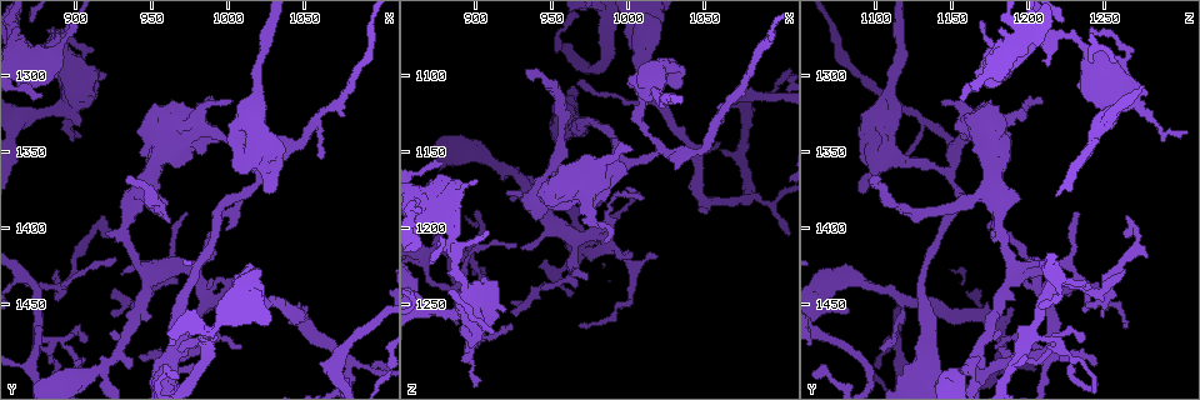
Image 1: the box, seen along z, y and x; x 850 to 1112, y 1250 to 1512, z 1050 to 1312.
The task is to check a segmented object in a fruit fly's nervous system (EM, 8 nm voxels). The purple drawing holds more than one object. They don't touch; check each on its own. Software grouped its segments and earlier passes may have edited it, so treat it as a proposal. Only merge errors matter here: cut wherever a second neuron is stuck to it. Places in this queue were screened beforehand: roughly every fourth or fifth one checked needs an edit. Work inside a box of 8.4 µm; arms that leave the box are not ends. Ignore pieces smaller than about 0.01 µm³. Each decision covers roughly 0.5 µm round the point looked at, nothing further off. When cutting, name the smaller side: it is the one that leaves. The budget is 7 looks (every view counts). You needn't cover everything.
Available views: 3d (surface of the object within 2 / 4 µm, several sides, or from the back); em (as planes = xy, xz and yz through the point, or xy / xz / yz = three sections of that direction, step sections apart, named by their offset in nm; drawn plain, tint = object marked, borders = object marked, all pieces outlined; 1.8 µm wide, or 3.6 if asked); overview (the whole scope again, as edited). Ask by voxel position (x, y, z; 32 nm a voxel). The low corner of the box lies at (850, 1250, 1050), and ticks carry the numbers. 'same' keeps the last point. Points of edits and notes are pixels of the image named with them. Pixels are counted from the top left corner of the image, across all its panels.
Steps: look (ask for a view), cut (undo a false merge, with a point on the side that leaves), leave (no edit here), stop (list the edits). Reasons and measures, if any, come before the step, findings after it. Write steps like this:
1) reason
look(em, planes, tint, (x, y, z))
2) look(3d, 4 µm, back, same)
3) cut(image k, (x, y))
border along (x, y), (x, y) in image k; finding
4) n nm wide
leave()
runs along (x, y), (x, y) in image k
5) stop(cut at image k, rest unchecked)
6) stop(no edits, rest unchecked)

abrupt turn
look(em, 3.6 µm, planes, tint, (972, 1480, 1214))

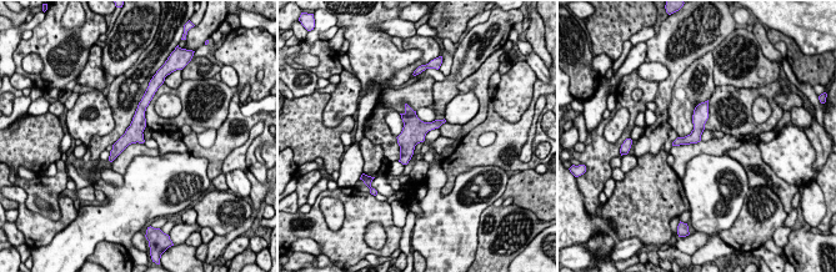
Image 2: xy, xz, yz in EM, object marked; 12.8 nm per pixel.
leave()
runs along (143, 105), (136, 129), (113, 155) in image 2; continuous, no second neuron

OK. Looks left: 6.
abrupt turn
look(3d, 4 µm, (890, 1436, 1240))

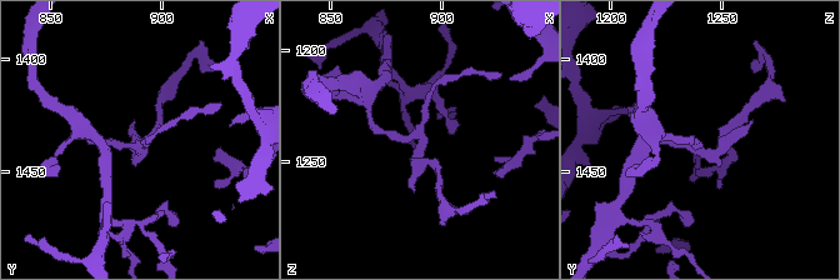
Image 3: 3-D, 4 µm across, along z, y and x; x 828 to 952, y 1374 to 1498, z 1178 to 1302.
now the EM
look(em, xz, step 16, tint, (889, 1437, 1237))

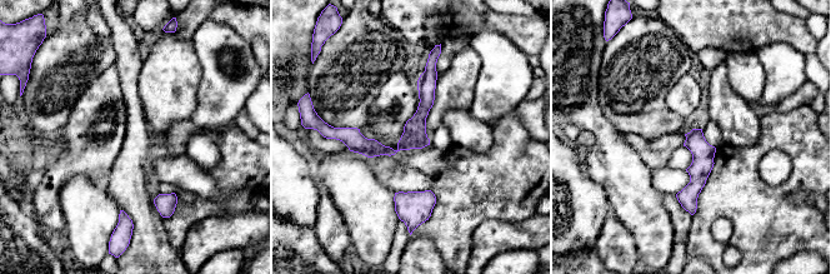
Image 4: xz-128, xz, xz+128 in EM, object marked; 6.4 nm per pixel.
look(em, planes, tint, same)

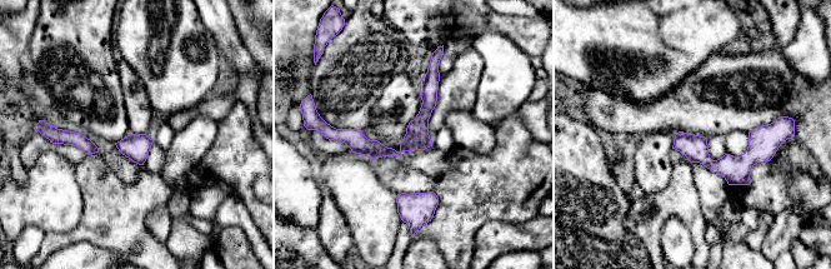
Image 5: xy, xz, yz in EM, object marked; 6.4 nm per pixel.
160 nm wide
leave()
runs along (435, 66), (417, 133), (400, 150), (339, 131) in image 5; one neuron here

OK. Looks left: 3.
branch point
look(em, yz, step 16, tint, (886, 1274, 1216))

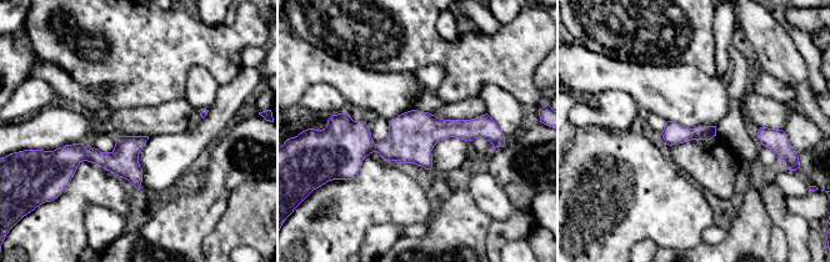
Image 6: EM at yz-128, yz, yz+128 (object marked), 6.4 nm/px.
leave()
runs along (343, 126), (374, 147), (431, 129), (493, 139) in image 6; continuous, no second neuron

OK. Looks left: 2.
stop(no edits, rest unchecked)

